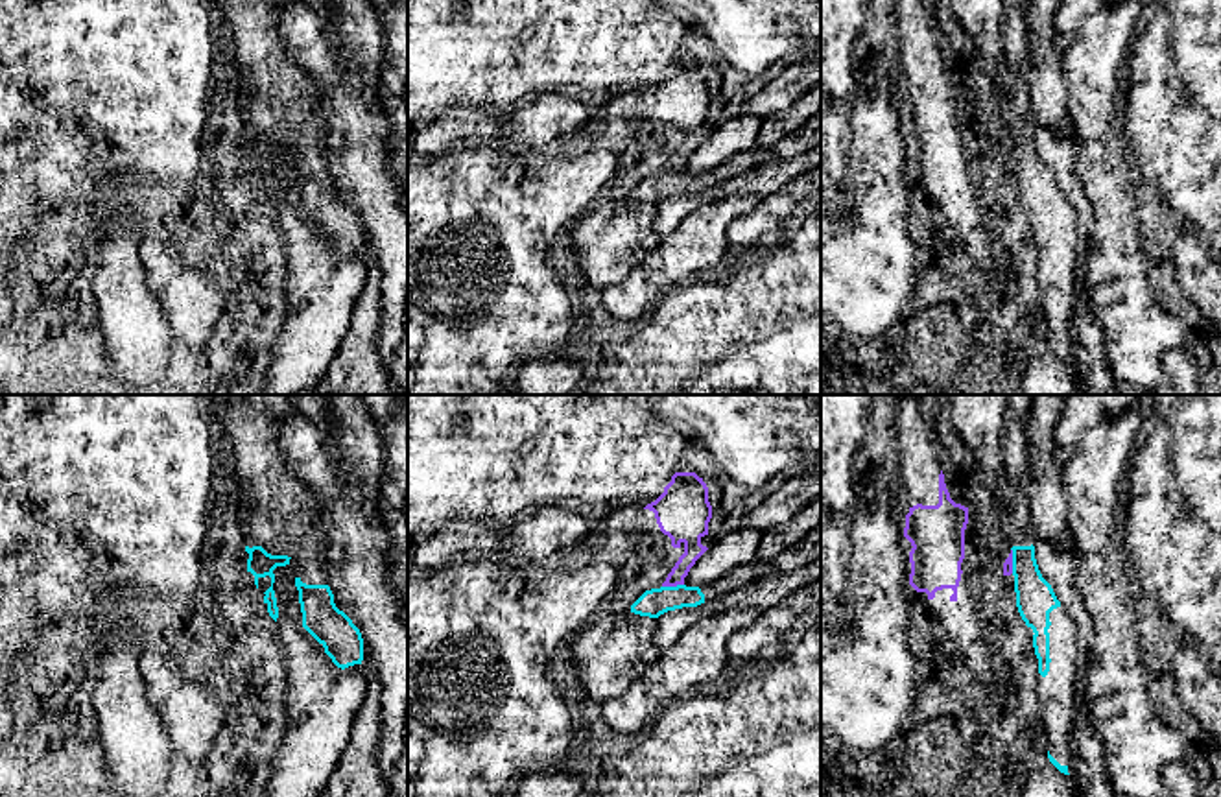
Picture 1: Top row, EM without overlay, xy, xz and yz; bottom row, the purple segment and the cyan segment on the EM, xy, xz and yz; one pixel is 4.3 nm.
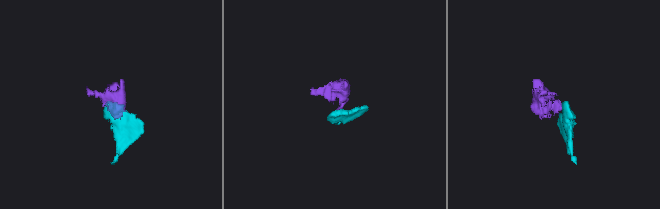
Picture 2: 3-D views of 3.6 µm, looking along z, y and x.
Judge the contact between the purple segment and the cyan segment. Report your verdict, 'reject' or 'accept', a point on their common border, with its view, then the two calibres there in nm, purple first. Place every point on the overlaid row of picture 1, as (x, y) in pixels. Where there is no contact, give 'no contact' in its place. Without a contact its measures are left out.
reject; meets purple in xz at (672, 585); 120 nm thick on the purple side, 120 nm on the other

